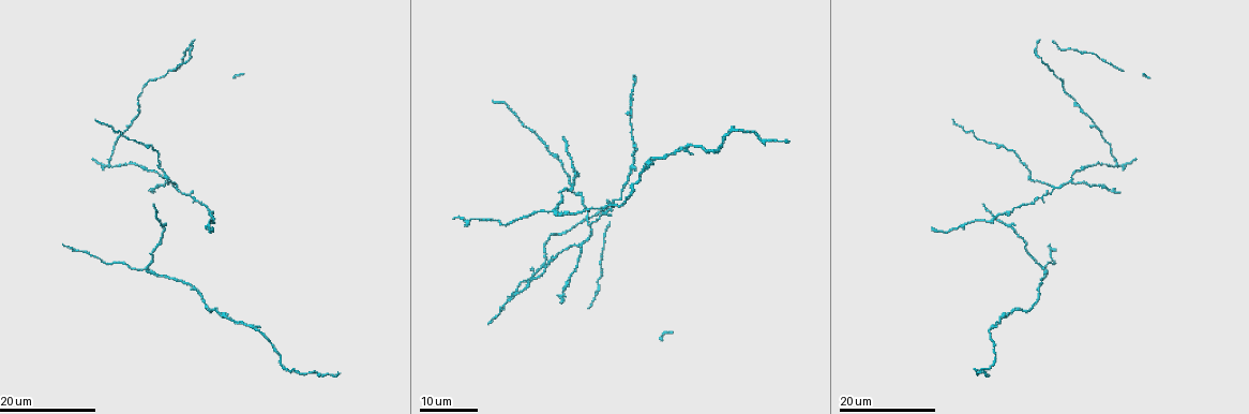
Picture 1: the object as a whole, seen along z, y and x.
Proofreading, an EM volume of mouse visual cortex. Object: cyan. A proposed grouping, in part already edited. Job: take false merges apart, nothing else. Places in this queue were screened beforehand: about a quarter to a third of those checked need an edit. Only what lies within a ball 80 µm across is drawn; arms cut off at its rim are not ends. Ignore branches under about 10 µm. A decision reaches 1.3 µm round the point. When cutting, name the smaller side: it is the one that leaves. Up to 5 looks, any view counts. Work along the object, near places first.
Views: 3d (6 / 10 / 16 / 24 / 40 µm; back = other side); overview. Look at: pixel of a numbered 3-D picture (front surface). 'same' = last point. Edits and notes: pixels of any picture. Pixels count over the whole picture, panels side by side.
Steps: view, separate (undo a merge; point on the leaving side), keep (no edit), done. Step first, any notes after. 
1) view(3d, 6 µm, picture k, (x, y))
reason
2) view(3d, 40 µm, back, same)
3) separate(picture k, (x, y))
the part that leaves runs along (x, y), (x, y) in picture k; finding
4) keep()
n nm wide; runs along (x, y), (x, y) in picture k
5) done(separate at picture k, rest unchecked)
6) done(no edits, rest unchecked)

view(3d, 16 µm, picture 1, (511, 298))
three-way junction

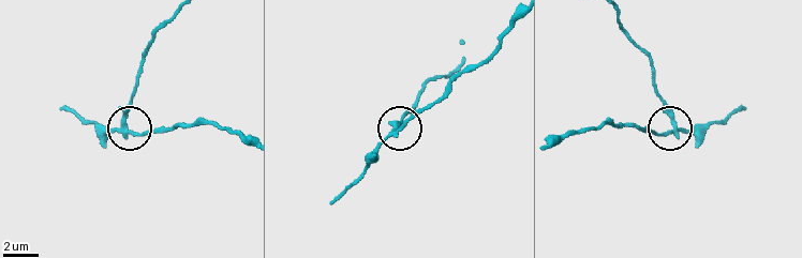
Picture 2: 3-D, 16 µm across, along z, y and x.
view(3d, 6 µm, picture 2, (405, 124))

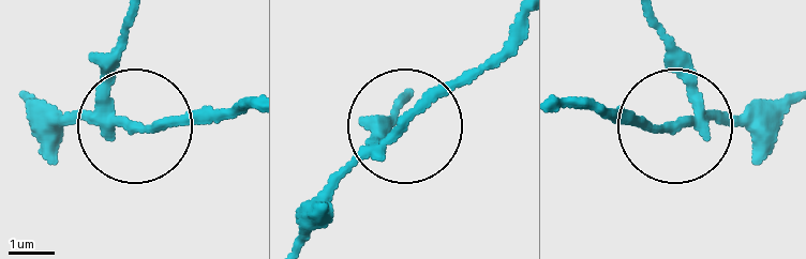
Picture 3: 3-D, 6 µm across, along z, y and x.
separate(picture 3, (107, 54))
170 nm wide; the part that leaves runs along (109, 110), (109, 57), (129, 11) in picture 3; a second cell is stuck on

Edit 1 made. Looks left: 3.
view(overview)

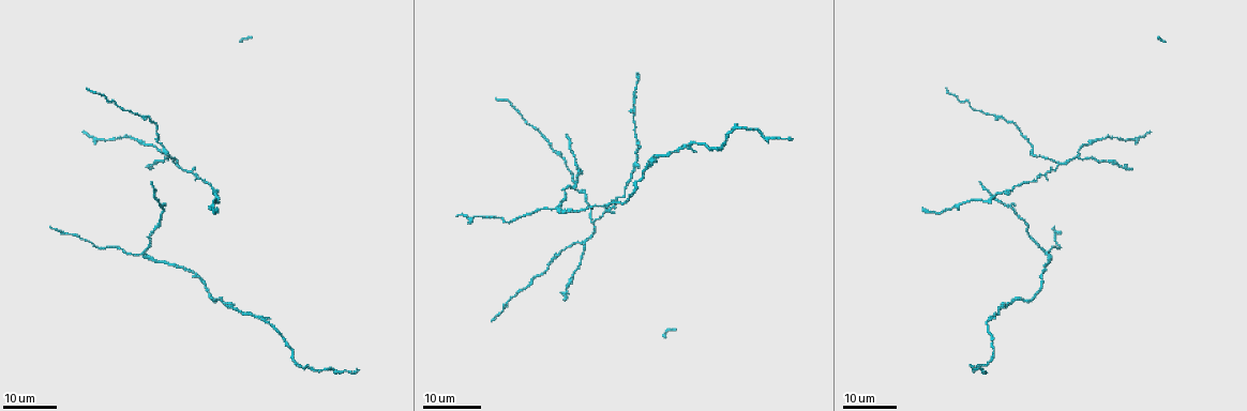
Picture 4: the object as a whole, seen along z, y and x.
view(3d, 16 µm, picture 4, (1046, 253))
branch point

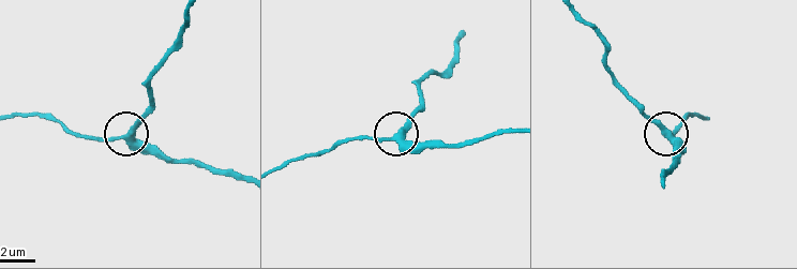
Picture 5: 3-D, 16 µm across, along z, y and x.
view(3d, 10 µm, picture 5, (124, 137))
closer look

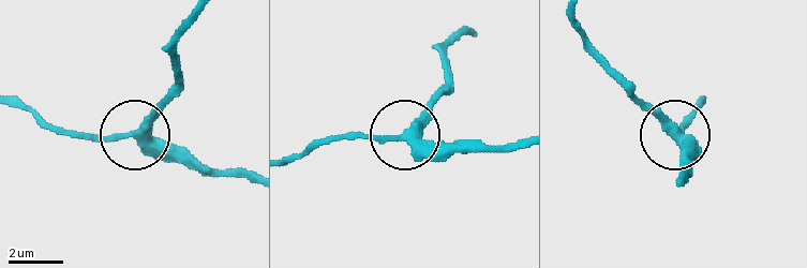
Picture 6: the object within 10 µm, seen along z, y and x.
keep()
side arm 21 µm; continuous, no second cell

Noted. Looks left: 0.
done(separate at picture 3, rest unchecked)

